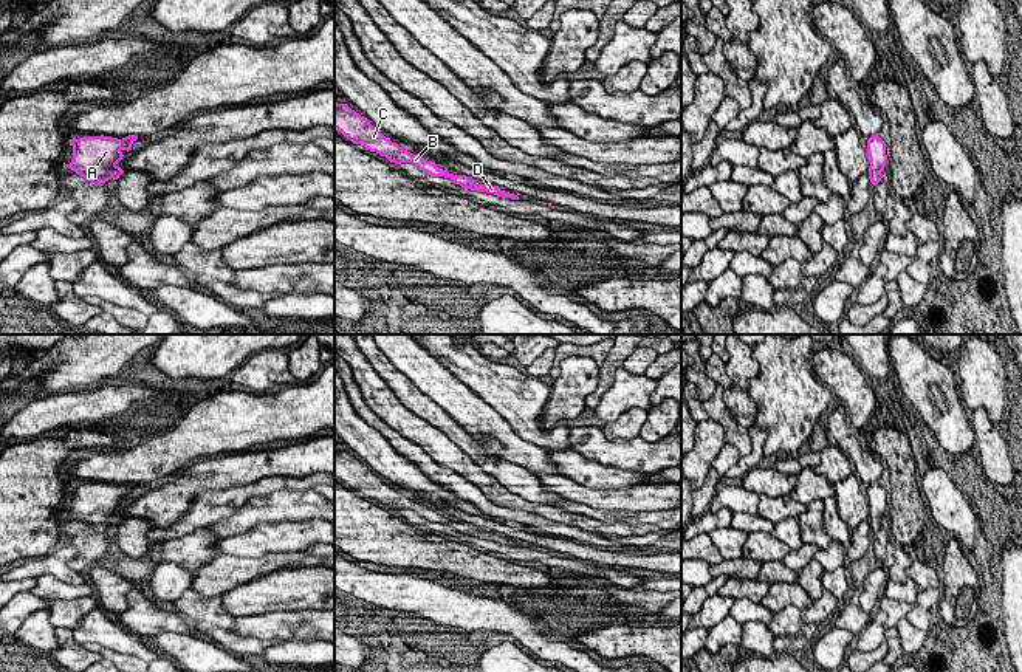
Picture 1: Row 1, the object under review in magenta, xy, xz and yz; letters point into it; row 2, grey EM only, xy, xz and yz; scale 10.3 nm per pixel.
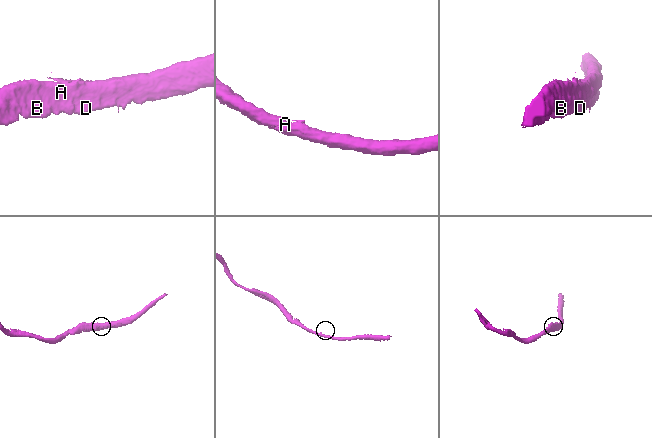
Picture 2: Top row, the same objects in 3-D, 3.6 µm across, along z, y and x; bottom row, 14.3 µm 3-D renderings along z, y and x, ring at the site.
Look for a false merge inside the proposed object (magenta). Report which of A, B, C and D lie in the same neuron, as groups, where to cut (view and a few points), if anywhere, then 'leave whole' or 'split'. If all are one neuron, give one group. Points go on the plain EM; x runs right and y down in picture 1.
A B C D; no cut; leave whole

